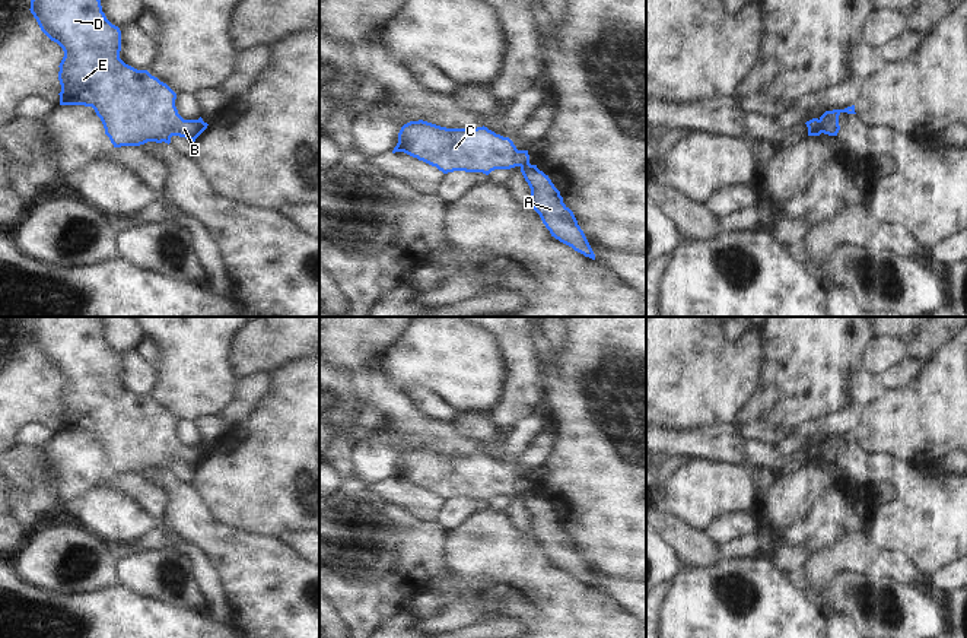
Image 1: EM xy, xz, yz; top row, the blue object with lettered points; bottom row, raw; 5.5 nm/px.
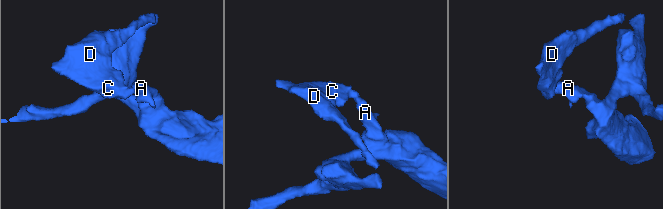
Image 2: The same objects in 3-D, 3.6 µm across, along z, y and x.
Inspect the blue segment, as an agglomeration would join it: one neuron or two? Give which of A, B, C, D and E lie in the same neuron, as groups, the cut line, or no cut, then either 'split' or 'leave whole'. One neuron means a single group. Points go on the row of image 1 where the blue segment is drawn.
A / B C D E | yz (818, 120), (823, 132) | split

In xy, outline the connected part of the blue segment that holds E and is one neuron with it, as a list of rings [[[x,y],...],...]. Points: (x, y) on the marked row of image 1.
[[[31,0],[31,13],[36,19],[41,31],[57,42],[64,57],[60,63],[58,80],[61,85],[60,105],[92,107],[101,118],[105,134],[114,147],[140,146],[147,142],[171,143],[172,136],[179,136],[195,142],[207,128],[207,123],[198,120],[184,120],[175,107],[176,93],[147,70],[137,70],[120,58],[121,31],[112,25],[102,12],[101,0]]]

